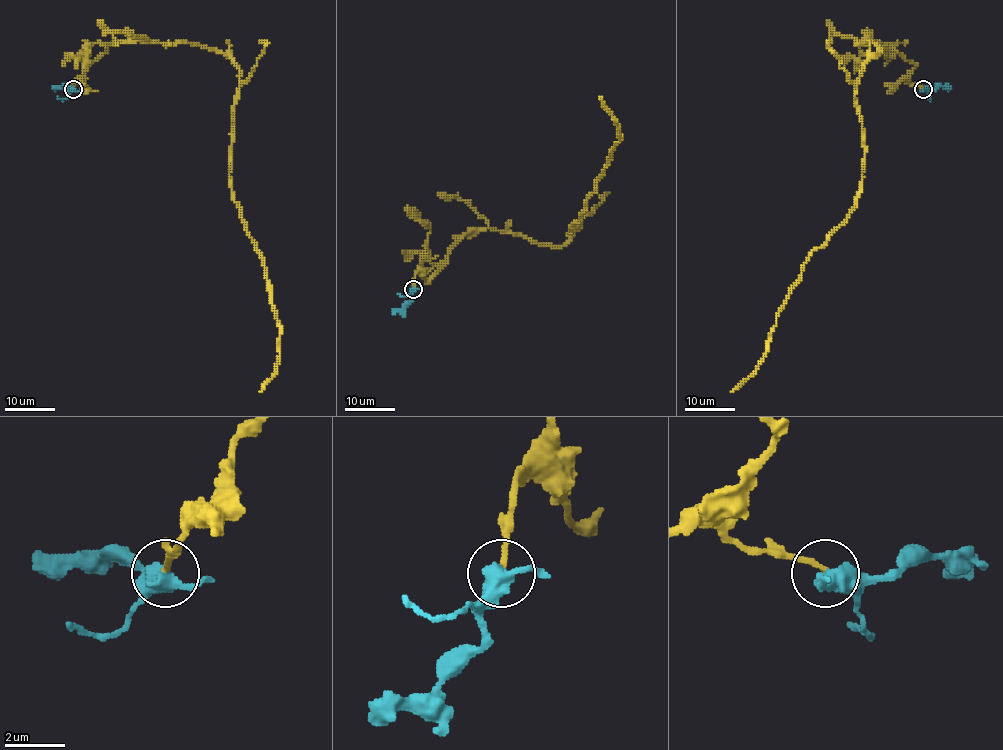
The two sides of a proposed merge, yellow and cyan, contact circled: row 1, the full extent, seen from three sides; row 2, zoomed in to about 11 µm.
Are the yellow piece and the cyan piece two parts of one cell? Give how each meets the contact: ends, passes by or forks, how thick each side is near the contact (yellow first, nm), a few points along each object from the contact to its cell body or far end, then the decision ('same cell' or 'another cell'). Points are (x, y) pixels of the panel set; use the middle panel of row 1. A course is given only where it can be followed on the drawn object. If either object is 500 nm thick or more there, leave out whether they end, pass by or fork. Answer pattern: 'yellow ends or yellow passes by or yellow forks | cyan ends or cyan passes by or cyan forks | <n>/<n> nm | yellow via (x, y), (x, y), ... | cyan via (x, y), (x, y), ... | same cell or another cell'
yellow ends | cyan passes by | 180/480 nm | yellow via (413, 289), (472, 230), (561, 246), (579, 229), (620, 139), (600, 97) | cyan via (413, 289), (411, 299), (392, 315) | same cell

